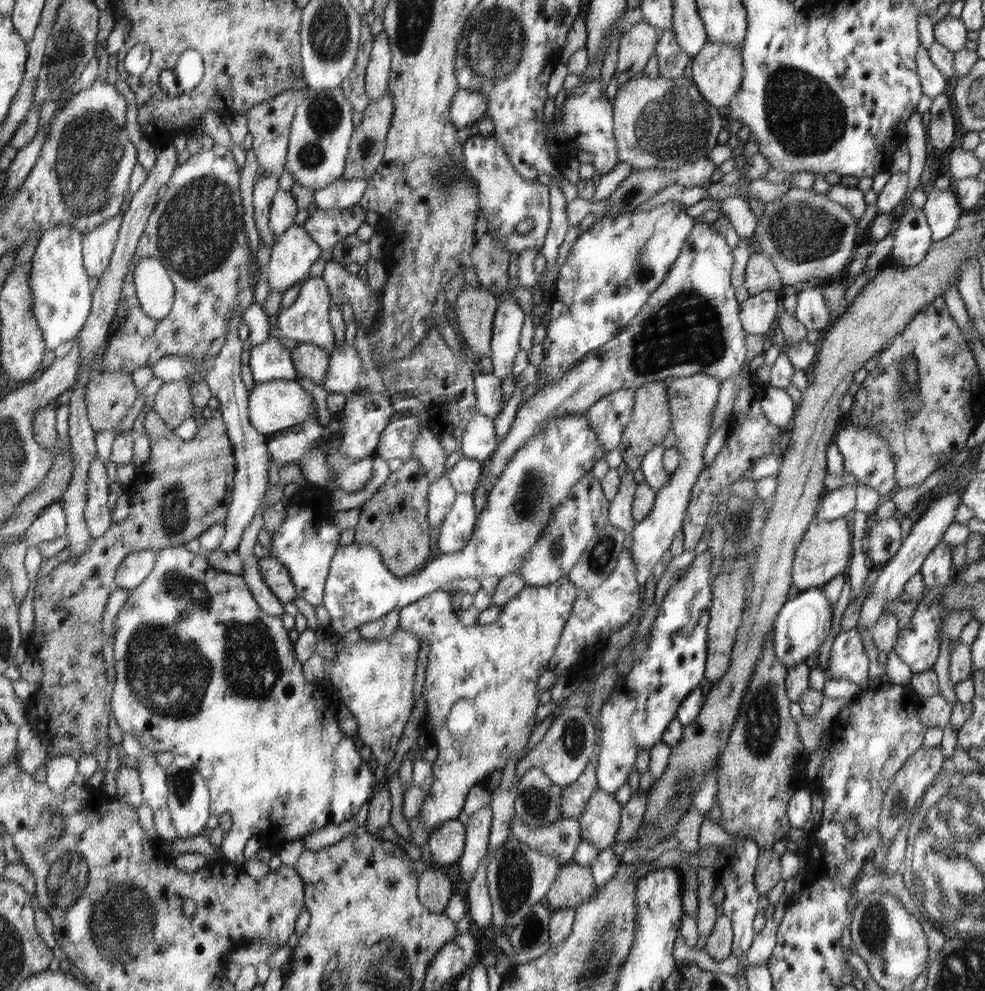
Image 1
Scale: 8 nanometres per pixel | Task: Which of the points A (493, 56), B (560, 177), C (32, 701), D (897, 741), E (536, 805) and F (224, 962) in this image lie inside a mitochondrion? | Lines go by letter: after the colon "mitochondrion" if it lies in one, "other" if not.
A: mitochondrion
B: other
C: other
D: other
E: mitochondrion
F: other

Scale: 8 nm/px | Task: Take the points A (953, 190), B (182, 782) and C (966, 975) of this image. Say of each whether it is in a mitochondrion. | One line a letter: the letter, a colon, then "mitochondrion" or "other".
A: other
B: mitochondrion
C: mitochondrion

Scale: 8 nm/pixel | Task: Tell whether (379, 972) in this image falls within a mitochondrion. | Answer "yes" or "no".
yes

